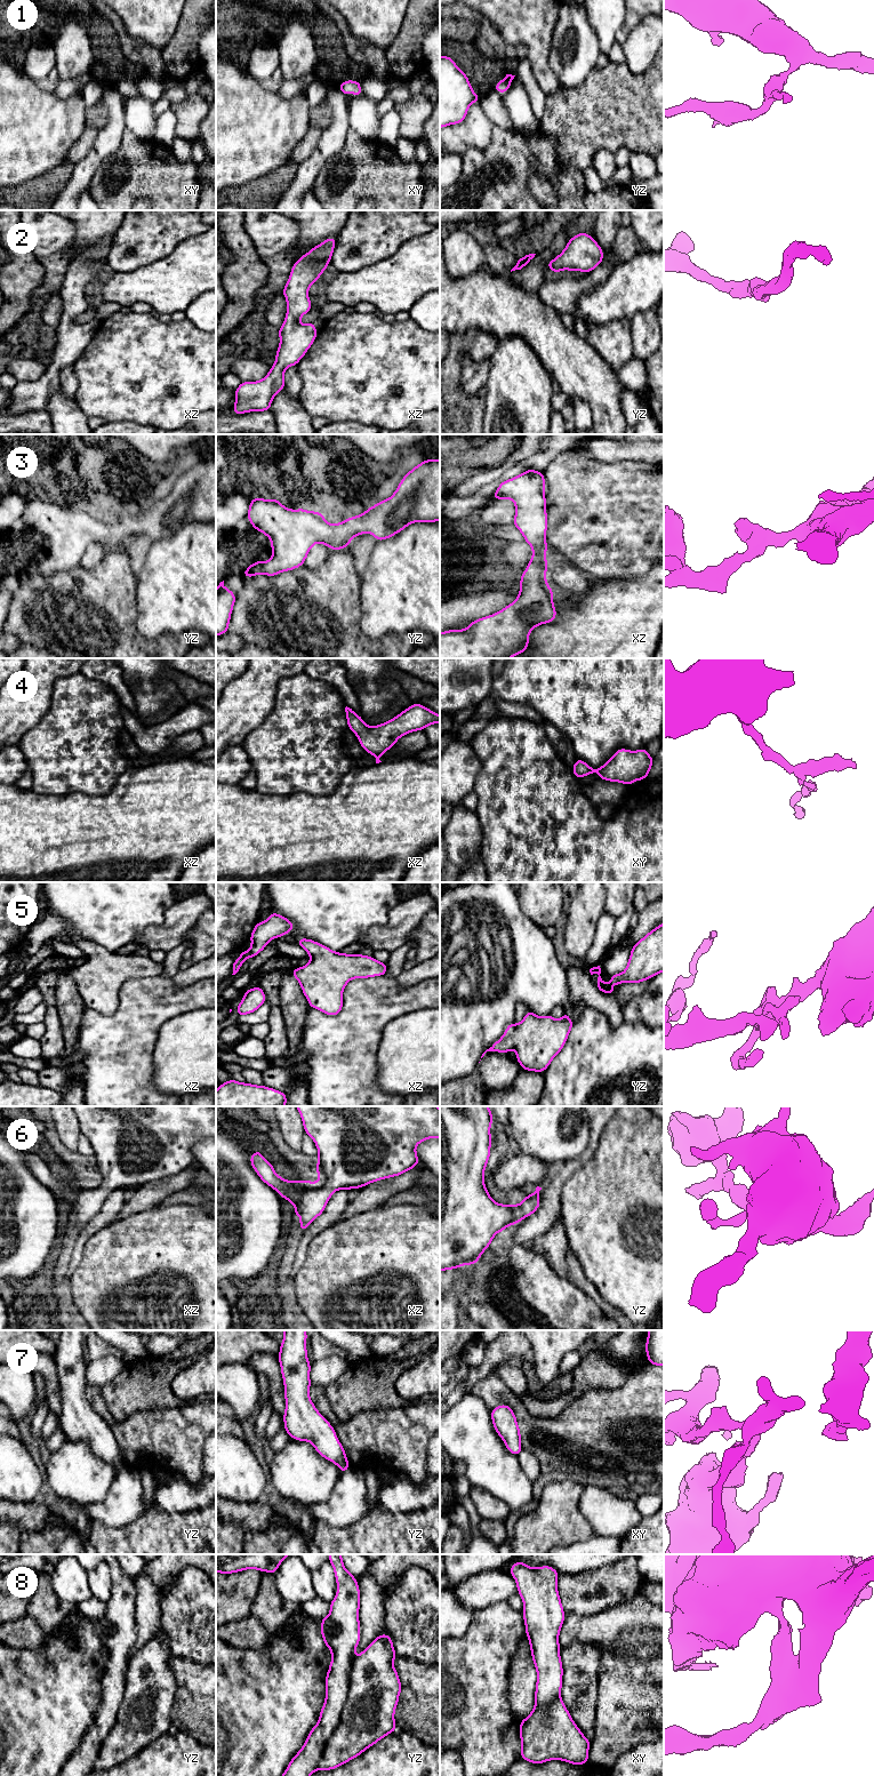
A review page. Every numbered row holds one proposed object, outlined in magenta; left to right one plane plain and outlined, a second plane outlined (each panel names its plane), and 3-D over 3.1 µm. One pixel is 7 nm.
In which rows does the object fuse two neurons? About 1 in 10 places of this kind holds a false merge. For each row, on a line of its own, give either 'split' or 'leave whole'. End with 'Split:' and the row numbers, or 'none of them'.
1: leave whole
2: leave whole
3: leave whole
4: leave whole
5: leave whole
6: leave whole
7: leave whole
8: leave whole
Split: none of them

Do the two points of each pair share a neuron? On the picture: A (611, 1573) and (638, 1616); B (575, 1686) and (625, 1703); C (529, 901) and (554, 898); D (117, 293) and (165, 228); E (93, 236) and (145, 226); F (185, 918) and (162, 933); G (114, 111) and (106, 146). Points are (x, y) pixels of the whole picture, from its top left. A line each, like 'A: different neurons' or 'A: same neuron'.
A: different neurons
B: different neurons
C: same neuron
D: different neurons
E: different neurons
F: same neuron
G: same neuron

